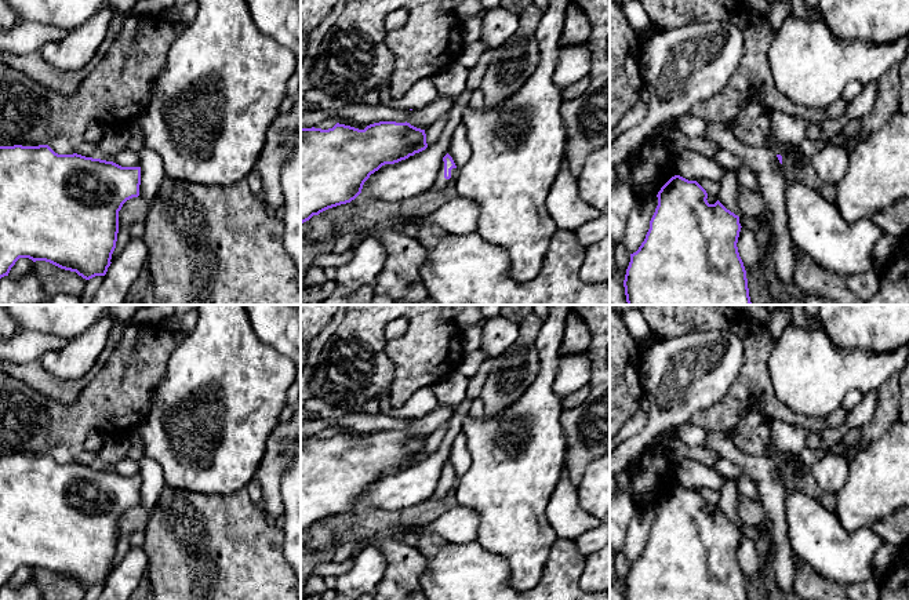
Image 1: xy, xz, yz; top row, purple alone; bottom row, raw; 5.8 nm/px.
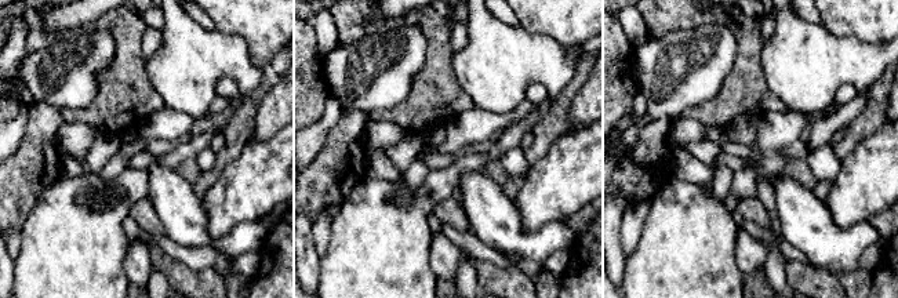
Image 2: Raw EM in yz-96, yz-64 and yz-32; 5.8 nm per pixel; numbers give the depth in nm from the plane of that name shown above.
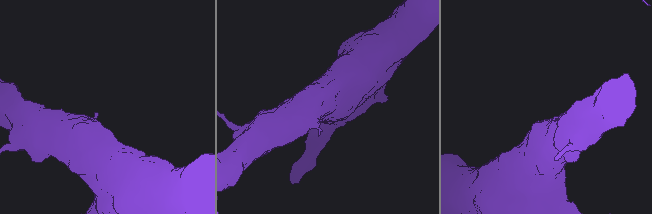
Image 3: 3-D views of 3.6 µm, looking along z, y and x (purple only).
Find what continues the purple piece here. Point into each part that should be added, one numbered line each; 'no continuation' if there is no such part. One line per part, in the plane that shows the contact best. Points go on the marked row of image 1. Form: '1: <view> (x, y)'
1: xz (440, 184)

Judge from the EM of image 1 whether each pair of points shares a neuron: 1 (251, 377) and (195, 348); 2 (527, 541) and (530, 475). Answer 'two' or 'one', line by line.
1: one
2: one

